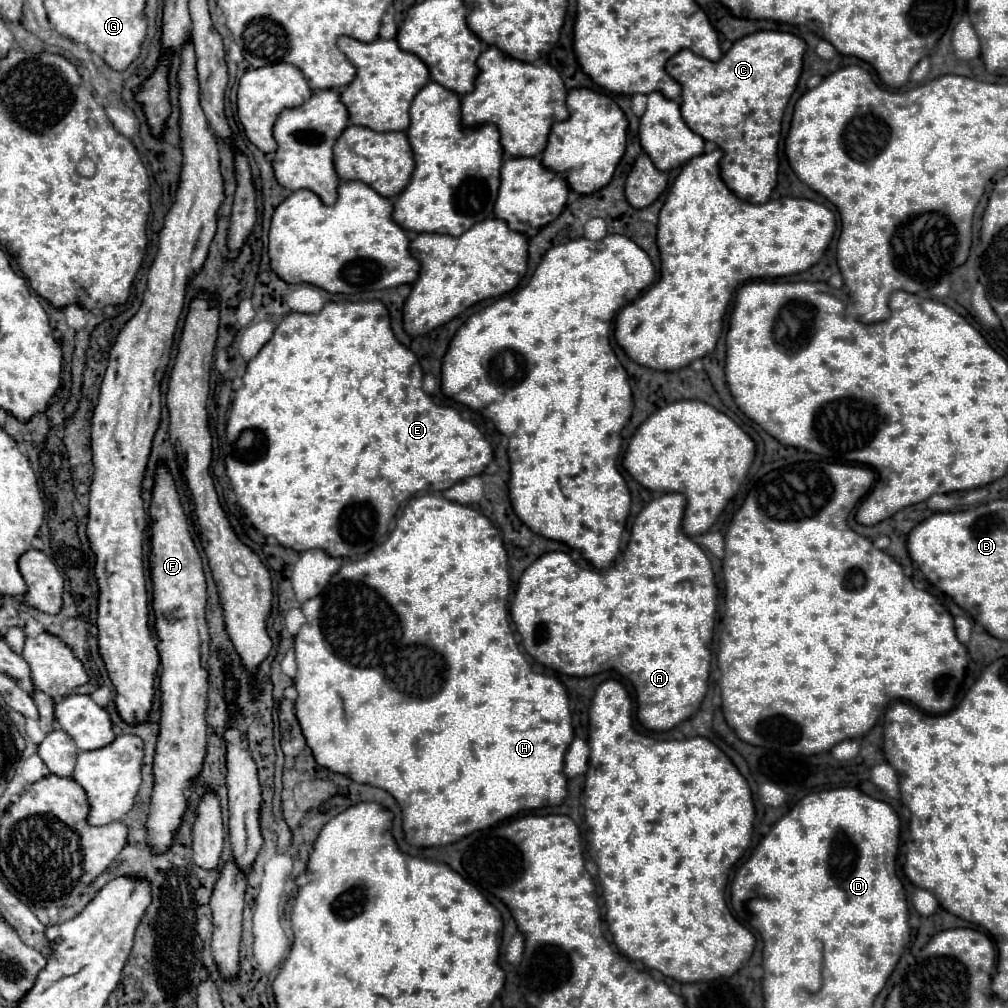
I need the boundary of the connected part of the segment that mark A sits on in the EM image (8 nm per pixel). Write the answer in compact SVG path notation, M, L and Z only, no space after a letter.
M664 493L662 497L650 501L640 515L634 519L632 525L632 535L630 535L630 543L622 555L622 561L618 561L616 565L612 565L610 569L588 569L588 567L580 567L578 563L572 561L572 557L568 553L562 551L552 551L552 553L544 553L540 559L536 559L520 577L514 601L510 605L510 613L512 613L512 621L516 623L518 633L522 635L522 645L524 649L542 665L552 667L560 673L566 675L576 675L576 677L588 677L588 675L596 675L608 669L618 671L624 679L628 679L634 689L636 689L636 697L638 697L638 719L646 729L652 731L668 731L672 727L676 727L678 723L686 721L692 715L692 709L696 711L706 695L708 689L708 677L710 677L710 641L712 641L712 631L714 631L714 615L716 615L716 581L714 581L714 571L710 565L710 559L706 557L706 553L682 531L682 515L684 515L684 507L686 507L686 499L680 493Z

